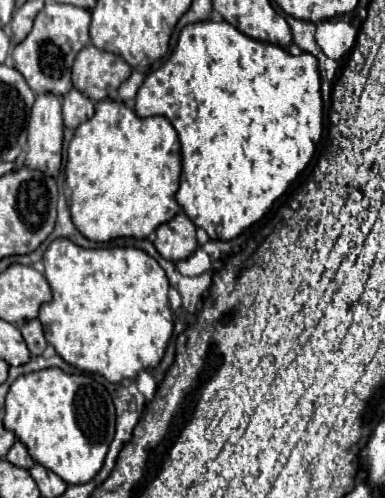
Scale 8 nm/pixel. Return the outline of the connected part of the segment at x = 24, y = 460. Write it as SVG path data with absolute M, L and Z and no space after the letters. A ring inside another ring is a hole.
M16 441L16 443L12 445L12 449L6 453L6 459L8 459L12 465L24 467L24 469L30 469L30 467L34 465L34 459L30 457L28 449L26 449L20 441Z

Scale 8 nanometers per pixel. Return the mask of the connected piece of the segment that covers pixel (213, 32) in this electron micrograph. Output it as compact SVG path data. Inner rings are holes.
M198 21L192 25L186 25L180 31L178 43L172 51L172 55L168 57L168 61L158 67L156 71L152 71L146 81L142 83L138 95L136 95L136 107L134 107L138 117L150 117L150 115L164 115L170 119L170 123L174 125L174 129L178 131L180 137L180 153L182 153L182 175L180 175L180 187L176 191L176 201L178 205L184 209L184 213L192 219L192 223L196 227L202 227L210 239L234 239L238 237L244 229L248 229L252 223L256 223L258 219L262 219L272 203L290 187L290 183L298 177L298 173L308 165L308 161L312 159L316 145L320 141L322 135L322 97L320 97L320 73L318 73L318 61L316 57L312 57L312 53L300 53L300 55L292 55L290 51L286 51L280 45L272 45L272 43L264 43L264 41L256 41L244 33L240 33L232 23L228 21ZM216 227L222 227L222 235L216 233Z

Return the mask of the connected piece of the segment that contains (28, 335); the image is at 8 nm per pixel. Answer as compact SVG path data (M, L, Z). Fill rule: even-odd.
M32 319L32 321L26 321L22 327L20 327L22 335L24 335L24 341L30 349L32 355L42 355L42 351L46 349L46 339L44 339L44 331L42 331L42 325L38 319Z

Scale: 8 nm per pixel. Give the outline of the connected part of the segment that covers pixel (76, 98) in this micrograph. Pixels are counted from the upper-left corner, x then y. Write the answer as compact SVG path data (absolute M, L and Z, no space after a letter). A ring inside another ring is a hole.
M70 89L62 97L62 117L66 127L76 129L80 123L88 121L92 115L94 115L94 103L80 91Z

